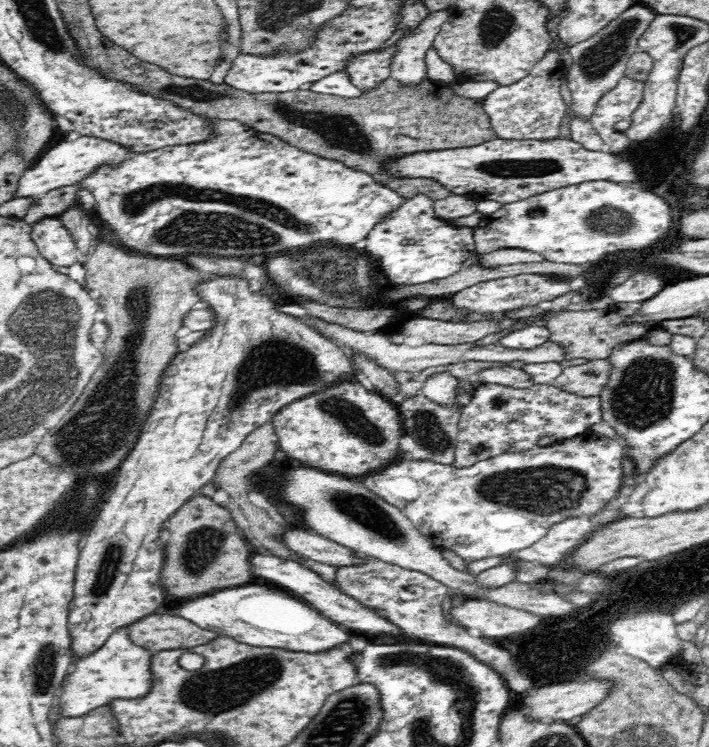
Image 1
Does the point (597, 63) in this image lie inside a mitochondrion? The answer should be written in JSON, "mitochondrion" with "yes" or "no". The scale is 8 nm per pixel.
{"mitochondrion":"yes"}

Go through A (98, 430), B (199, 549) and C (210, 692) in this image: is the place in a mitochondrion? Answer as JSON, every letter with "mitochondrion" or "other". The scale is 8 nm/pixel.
{"A":"mitochondrion","B":"mitochondrion","C":"mitochondrion"}

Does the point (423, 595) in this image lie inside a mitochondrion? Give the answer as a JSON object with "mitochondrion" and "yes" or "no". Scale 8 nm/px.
{"mitochondrion":"no"}

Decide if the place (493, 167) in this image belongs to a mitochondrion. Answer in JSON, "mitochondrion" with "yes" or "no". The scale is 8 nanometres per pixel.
{"mitochondrion":"yes"}

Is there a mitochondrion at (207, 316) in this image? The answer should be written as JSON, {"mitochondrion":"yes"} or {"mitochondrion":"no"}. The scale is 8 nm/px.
{"mitochondrion":"no"}

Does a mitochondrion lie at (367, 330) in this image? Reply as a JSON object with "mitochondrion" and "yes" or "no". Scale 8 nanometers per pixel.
{"mitochondrion":"no"}

